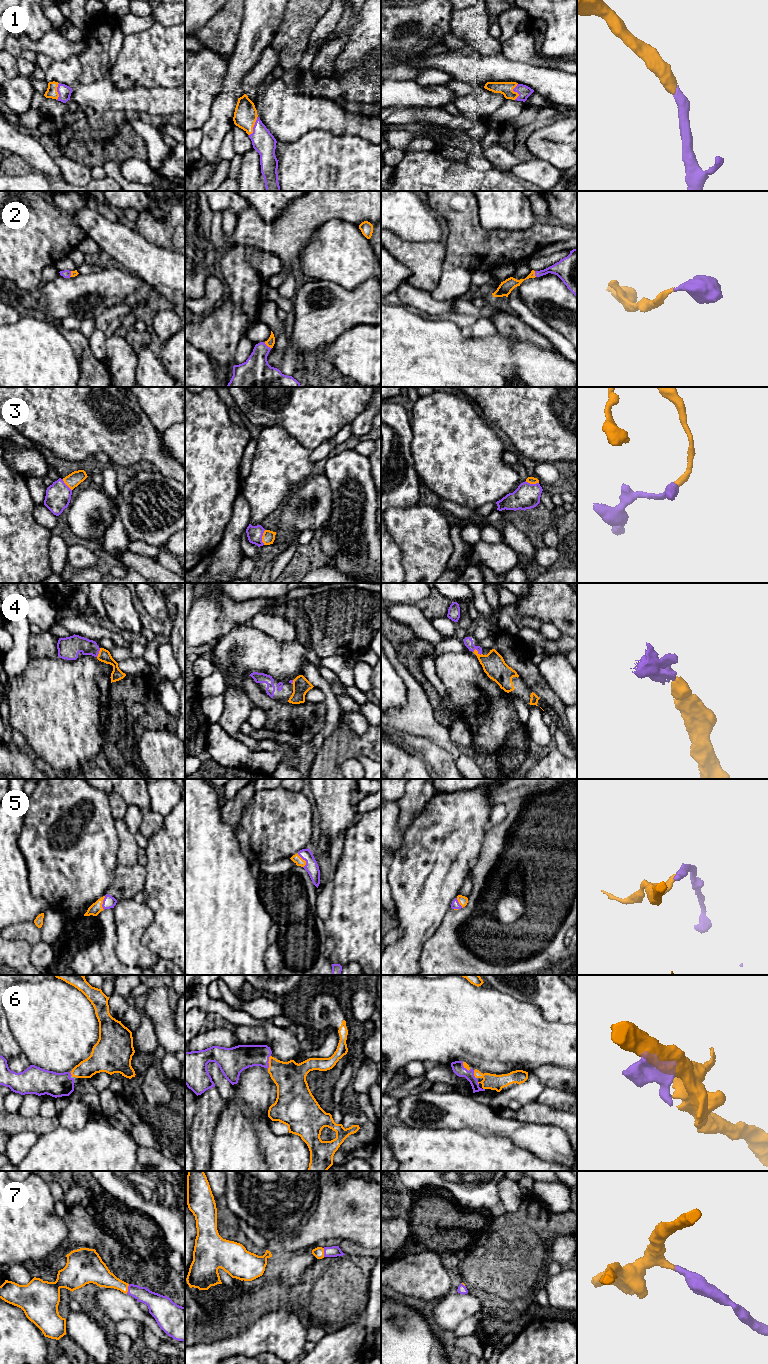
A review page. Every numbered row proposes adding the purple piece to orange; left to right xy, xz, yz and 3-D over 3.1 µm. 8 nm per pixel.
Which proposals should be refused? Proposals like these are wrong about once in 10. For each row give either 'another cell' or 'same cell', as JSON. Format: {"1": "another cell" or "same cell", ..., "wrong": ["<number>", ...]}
{"1": "same cell", "2": "same cell", "3": "same cell", "4": "same cell", "5": "same cell", "6": "same cell", "7": "same cell", "wrong": []}

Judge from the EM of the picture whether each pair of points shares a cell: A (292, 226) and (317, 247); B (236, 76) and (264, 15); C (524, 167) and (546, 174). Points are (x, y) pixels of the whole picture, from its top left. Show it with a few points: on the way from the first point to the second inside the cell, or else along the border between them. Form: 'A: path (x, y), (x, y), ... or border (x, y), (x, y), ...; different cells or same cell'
A: border (324, 222), (300, 251), (300, 255), (297, 258); different cells
B: path (241, 61), (252, 42), (253, 35), (258, 30); same cell
C: path (529, 171), (541, 173); same cell

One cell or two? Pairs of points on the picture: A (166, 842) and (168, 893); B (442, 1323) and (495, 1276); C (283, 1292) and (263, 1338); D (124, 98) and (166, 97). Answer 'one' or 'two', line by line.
A: one
B: two
C: two
D: one

